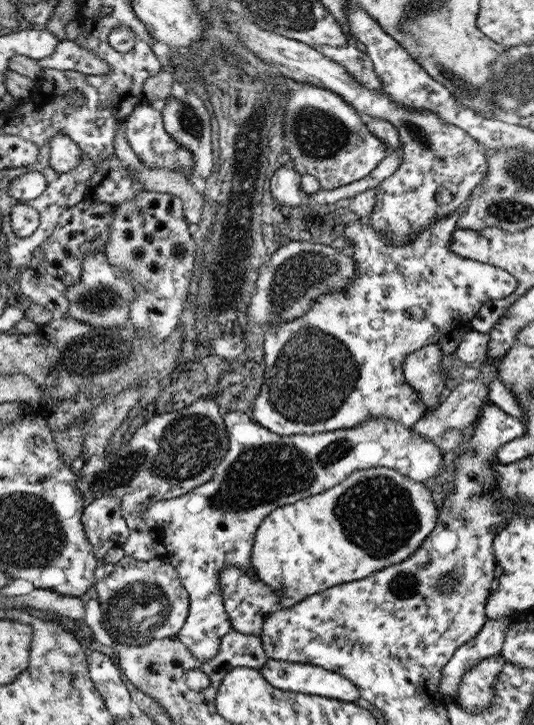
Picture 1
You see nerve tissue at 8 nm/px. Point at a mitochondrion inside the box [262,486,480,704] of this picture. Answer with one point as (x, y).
(402, 586)

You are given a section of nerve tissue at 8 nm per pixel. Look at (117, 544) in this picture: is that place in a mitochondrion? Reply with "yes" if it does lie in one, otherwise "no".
no

